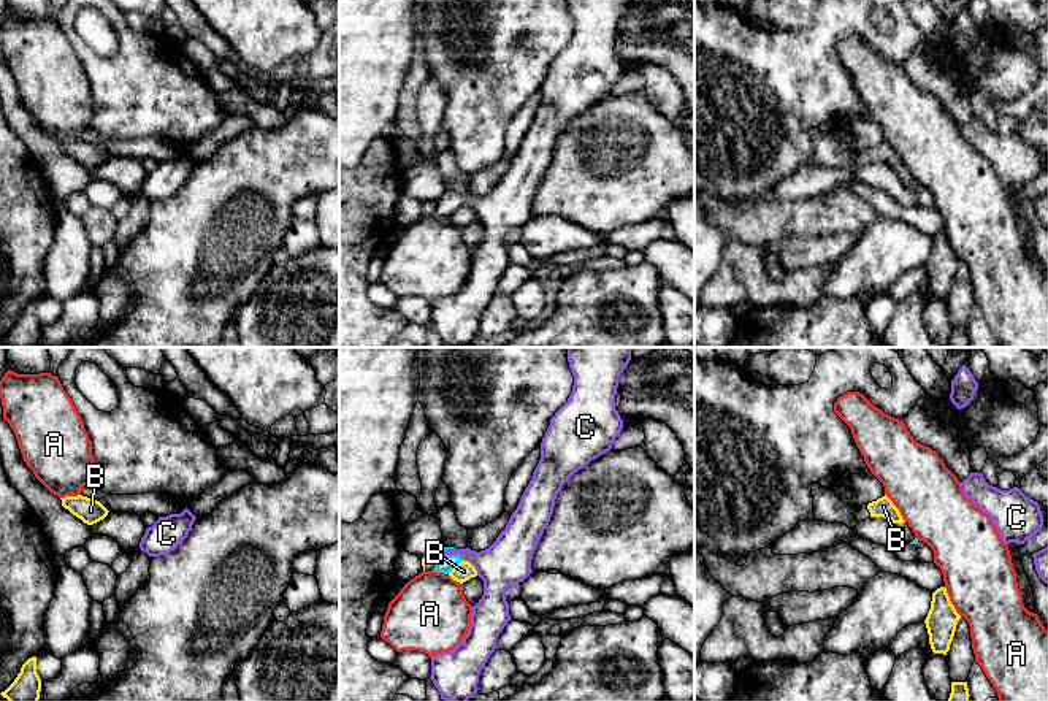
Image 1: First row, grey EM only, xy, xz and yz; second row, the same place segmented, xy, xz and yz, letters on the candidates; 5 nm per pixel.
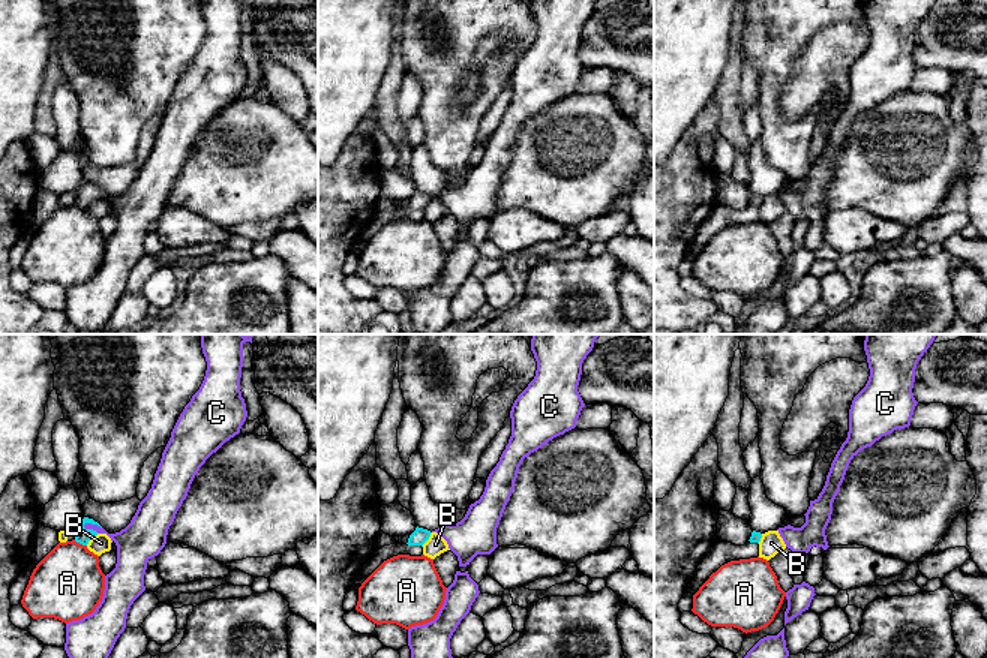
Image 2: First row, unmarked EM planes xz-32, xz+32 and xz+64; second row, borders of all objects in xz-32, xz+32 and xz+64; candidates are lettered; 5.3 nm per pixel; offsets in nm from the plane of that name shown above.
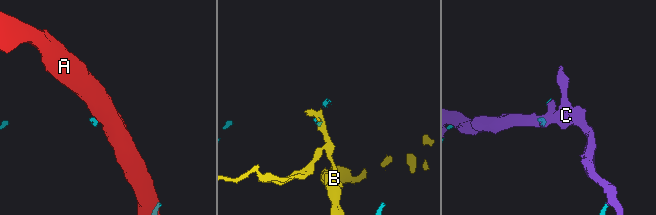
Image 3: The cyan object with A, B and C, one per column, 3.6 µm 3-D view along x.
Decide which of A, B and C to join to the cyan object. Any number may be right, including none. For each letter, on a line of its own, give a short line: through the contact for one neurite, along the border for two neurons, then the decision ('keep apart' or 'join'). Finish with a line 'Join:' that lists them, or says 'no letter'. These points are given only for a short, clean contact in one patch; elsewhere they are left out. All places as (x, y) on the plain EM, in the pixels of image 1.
A: line xz (433, 213), (444, 219); keep apart
B: line xz (463, 205), (447, 218); keep apart
C: join
Join: C

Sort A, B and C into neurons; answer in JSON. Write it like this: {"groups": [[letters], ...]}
{"groups": [["A"], ["B"], ["C"]]}

